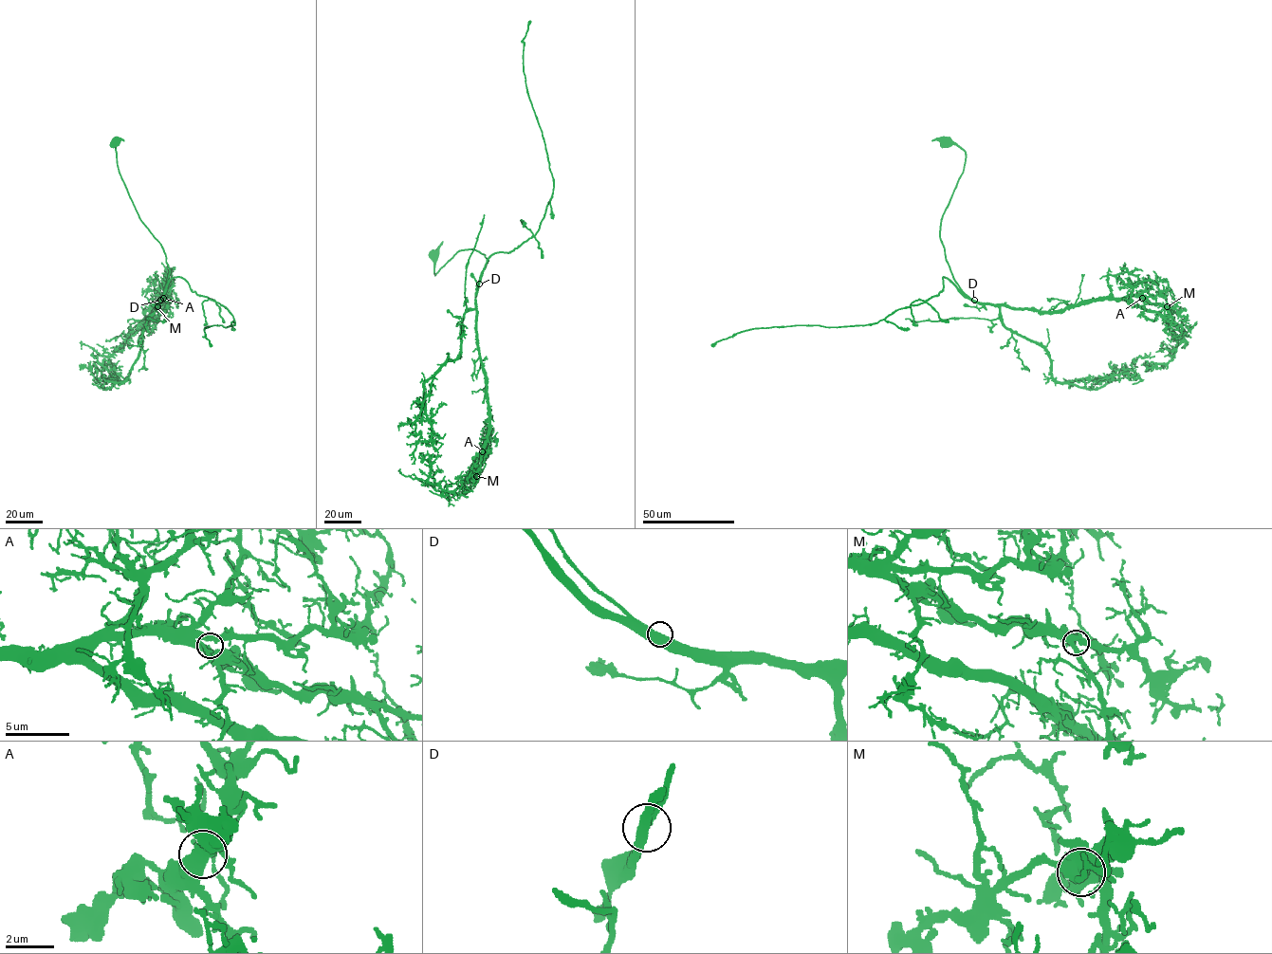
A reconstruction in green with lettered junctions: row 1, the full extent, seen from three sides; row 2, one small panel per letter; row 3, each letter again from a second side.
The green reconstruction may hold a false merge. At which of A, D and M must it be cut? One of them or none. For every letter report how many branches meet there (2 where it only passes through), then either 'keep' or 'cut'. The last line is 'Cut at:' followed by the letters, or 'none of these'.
A: branches 2; keep
D: branches 2; keep
M: branches 2; keep
Cut at: none of these

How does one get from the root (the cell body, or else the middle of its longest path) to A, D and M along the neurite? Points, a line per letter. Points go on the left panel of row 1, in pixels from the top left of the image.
A: (117, 141), (121, 177), (139, 219), (165, 254), (170, 273), (157, 303), (160, 311), (172, 299), (163, 298)
D: (117, 141), (117, 161), (121, 177), (139, 219), (165, 254), (170, 273), (160, 301)
M: (117, 141), (121, 177), (169, 267), (157, 308), (163, 311), (172, 299), (165, 296), (157, 306)

